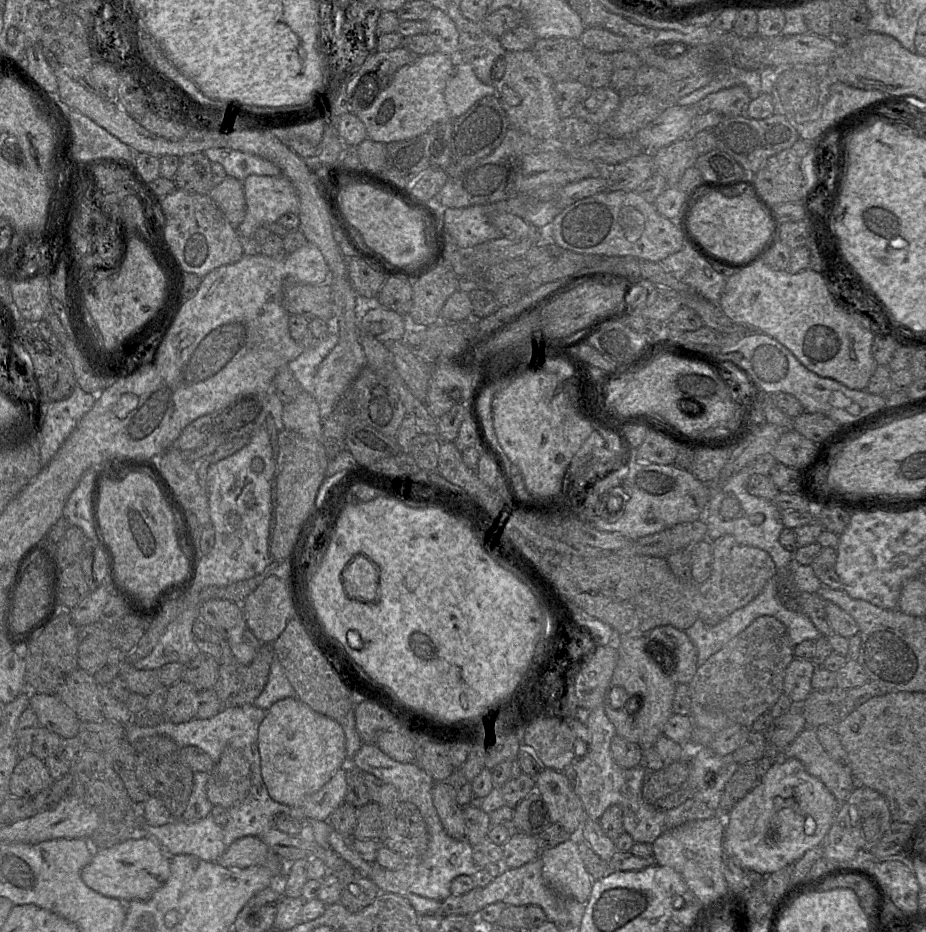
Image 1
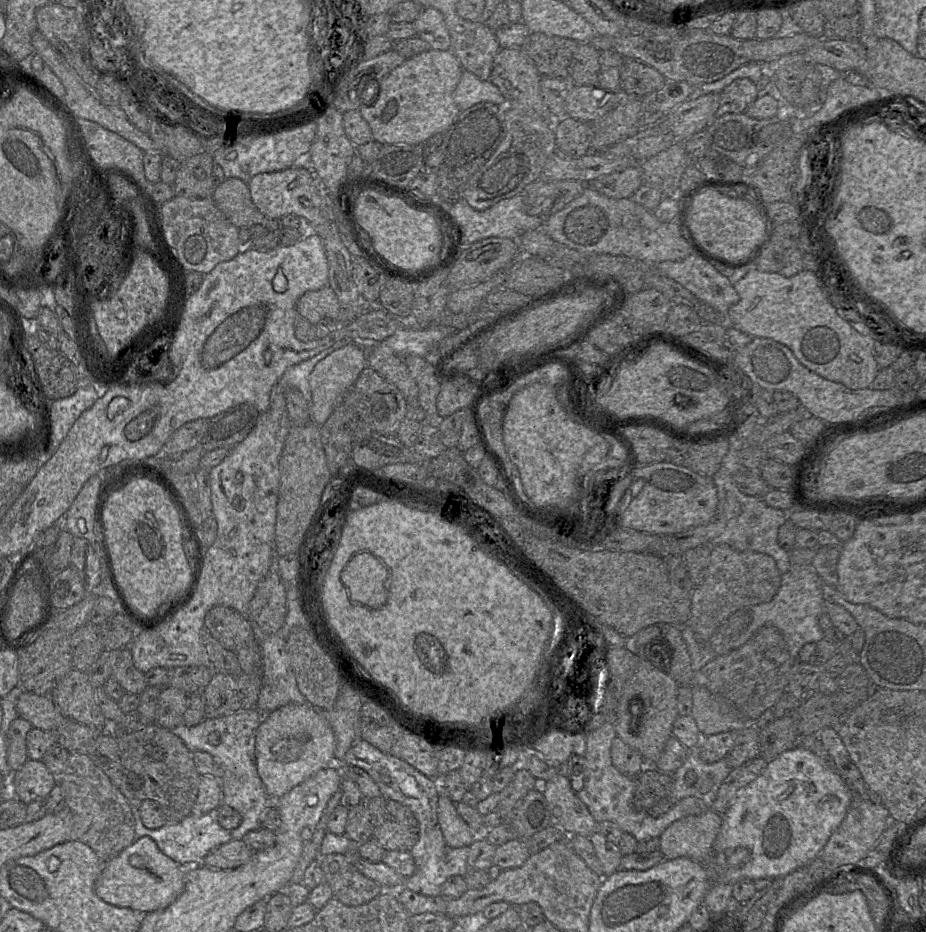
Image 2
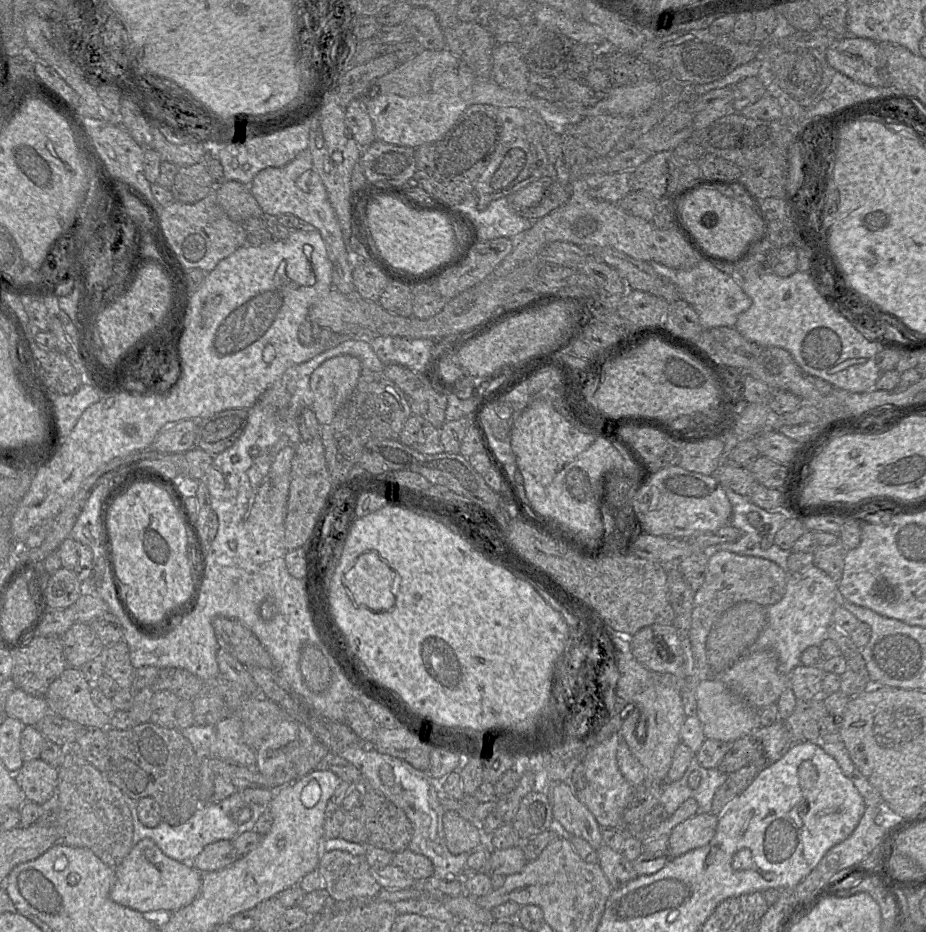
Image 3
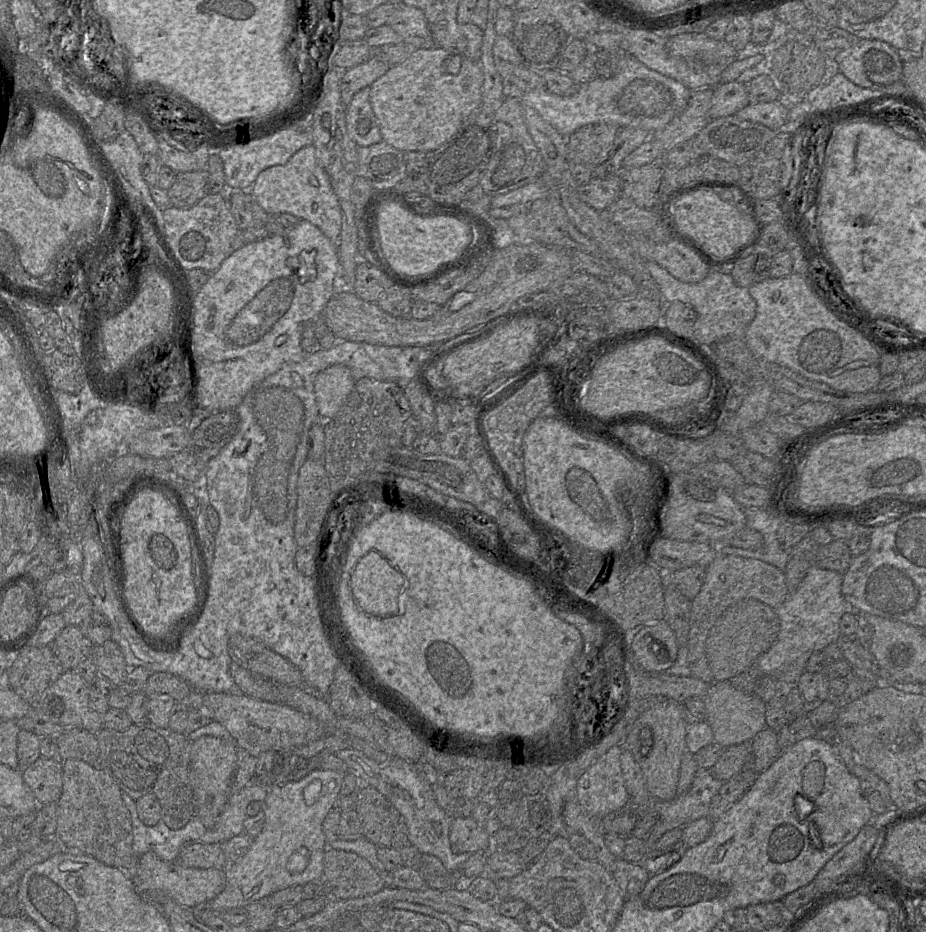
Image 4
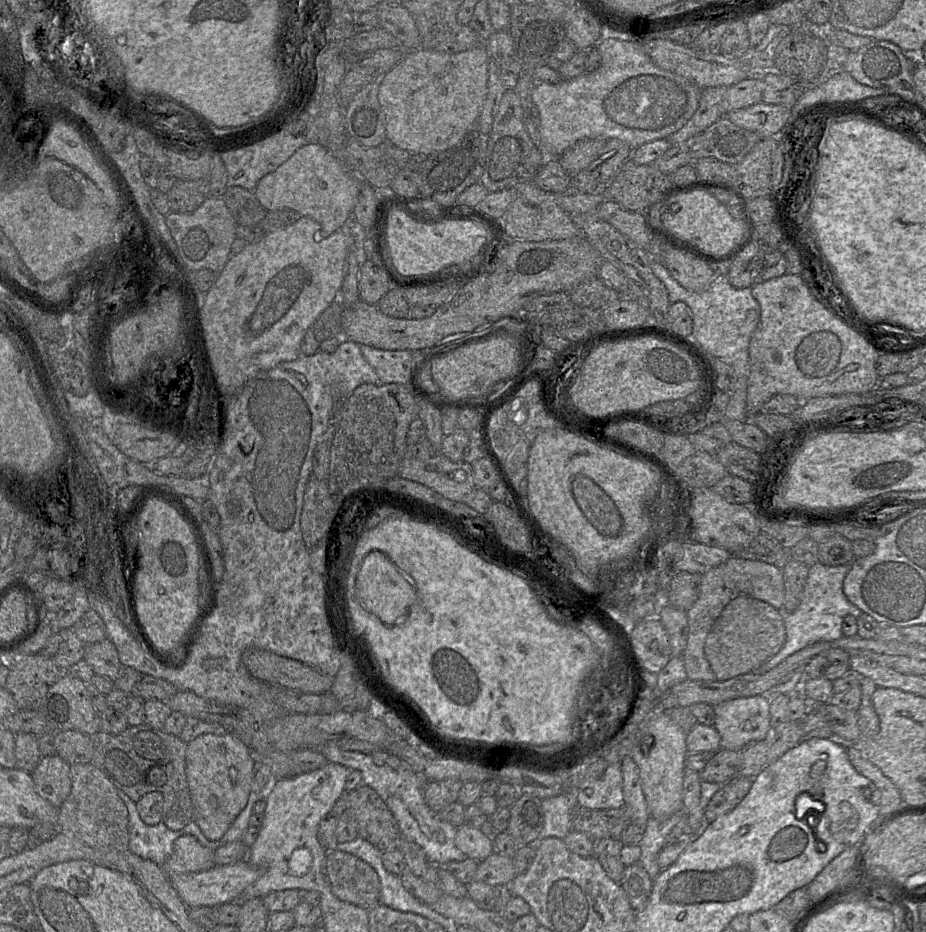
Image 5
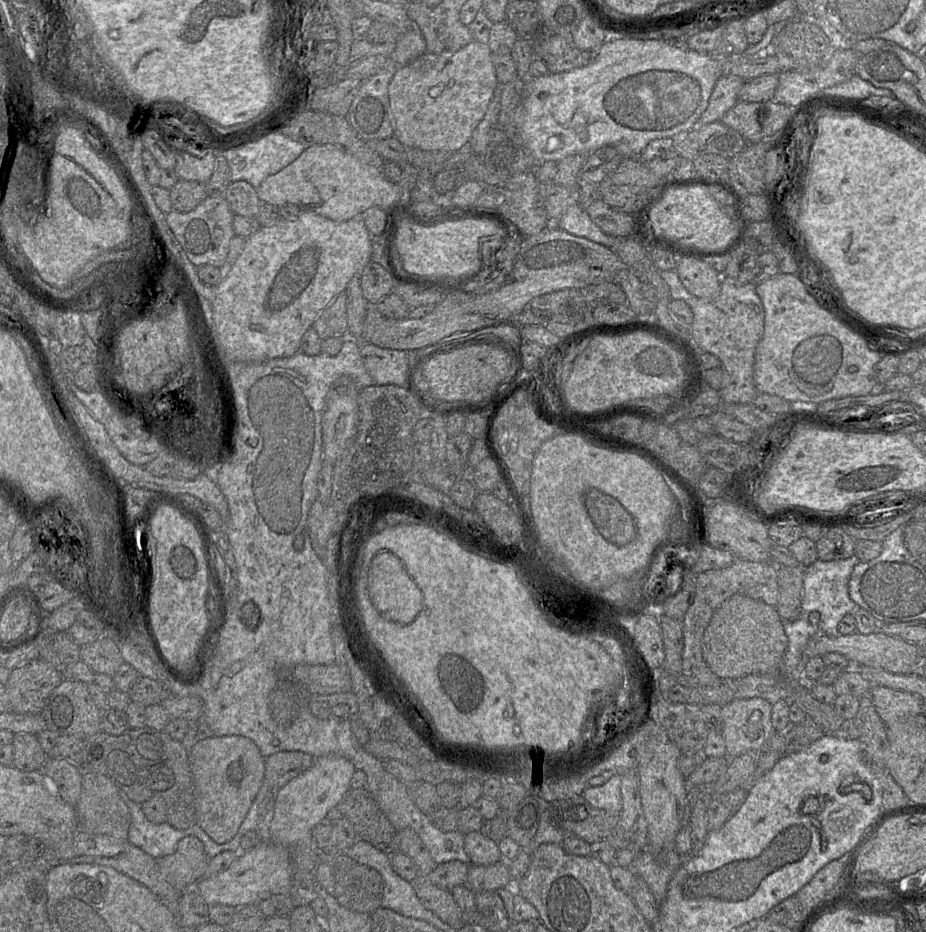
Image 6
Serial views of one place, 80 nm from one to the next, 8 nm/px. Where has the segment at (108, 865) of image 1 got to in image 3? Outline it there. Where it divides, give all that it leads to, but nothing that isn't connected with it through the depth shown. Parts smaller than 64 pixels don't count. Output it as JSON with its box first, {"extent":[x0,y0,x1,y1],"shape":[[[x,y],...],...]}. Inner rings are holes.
{"extent":[110,839,202,916],"shape":[[[143,839],[135,844],[124,860],[115,867],[115,882],[110,890],[110,898],[117,904],[137,910],[144,916],[152,916],[157,911],[176,912],[191,904],[201,888],[202,873],[191,866],[166,856],[151,839]]]}

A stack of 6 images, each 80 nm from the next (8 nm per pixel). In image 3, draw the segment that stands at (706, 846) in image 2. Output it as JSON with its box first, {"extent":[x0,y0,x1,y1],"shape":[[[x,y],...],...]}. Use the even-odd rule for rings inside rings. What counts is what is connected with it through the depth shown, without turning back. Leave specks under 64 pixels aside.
{"extent":[668,813,718,858],"shape":[[[712,813],[695,814],[676,825],[668,841],[670,858],[707,845],[715,835],[718,817]]]}

